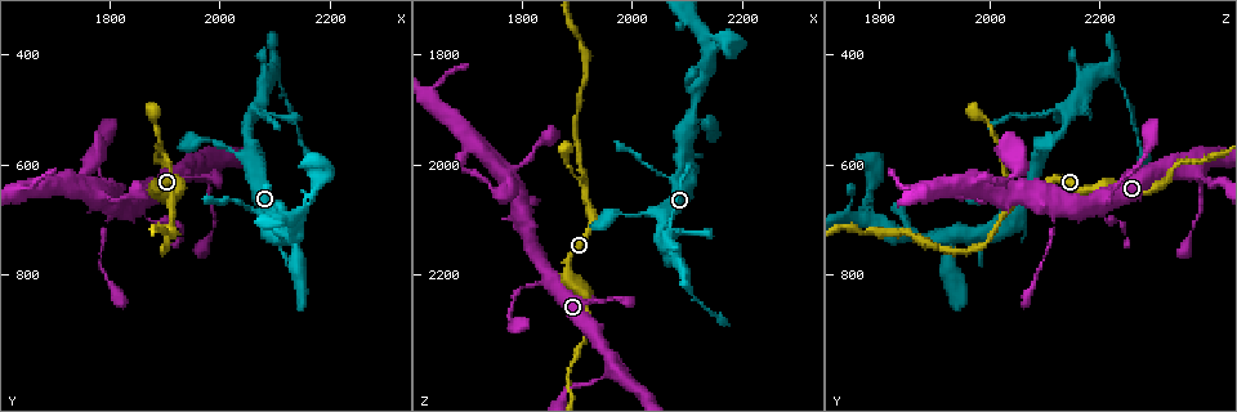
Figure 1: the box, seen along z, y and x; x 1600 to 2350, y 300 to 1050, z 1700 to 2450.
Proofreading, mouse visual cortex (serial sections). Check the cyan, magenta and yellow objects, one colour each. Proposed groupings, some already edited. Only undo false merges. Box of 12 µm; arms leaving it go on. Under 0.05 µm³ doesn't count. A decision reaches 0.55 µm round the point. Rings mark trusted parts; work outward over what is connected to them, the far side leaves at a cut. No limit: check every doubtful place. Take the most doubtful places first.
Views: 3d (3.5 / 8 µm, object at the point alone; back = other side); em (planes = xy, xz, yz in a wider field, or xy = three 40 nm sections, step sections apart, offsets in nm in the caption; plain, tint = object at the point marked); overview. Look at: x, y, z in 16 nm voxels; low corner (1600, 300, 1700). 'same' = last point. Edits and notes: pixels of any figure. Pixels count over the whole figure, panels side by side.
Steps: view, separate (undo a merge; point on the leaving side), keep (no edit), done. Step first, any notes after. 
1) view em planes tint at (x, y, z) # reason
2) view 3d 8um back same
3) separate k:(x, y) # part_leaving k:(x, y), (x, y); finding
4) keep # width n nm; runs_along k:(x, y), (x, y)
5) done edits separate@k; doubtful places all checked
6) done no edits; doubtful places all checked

view 3d 8um at (1915, 670, 2040) # three arms meet

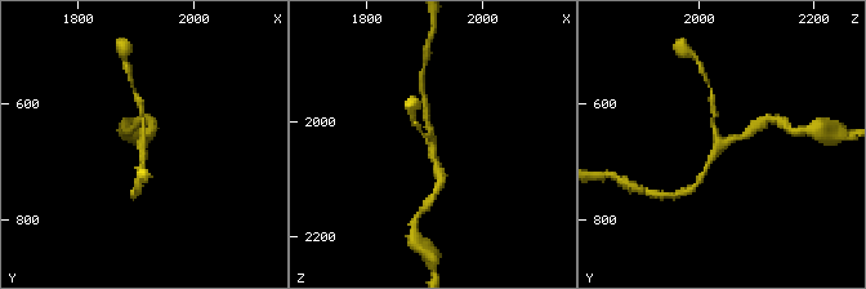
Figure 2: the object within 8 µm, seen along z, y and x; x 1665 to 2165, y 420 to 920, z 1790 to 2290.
view 3d 3.5um at (1910, 665, 2050)

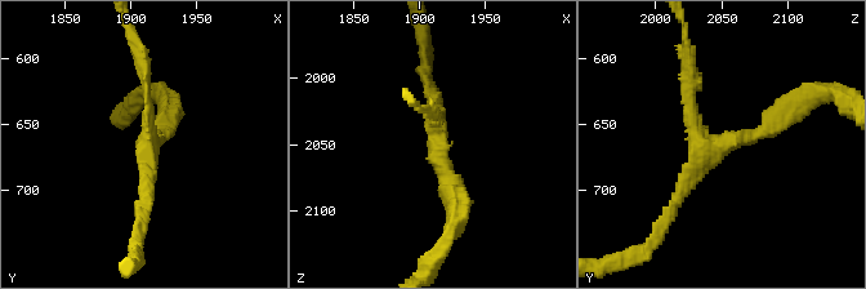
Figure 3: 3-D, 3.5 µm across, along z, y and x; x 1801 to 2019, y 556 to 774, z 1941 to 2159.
view em xy step 5 tint at (1912, 666, 2046) # arms 3; arm_widths 100, 200, 250 nm

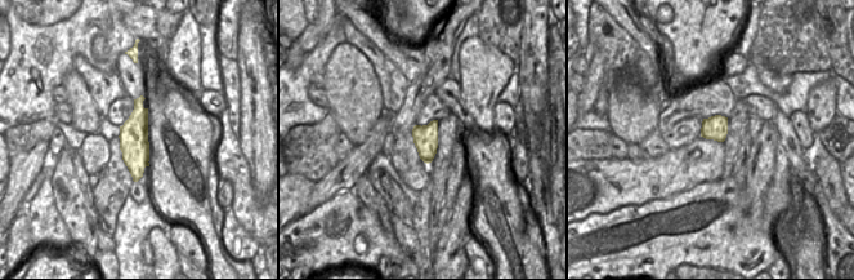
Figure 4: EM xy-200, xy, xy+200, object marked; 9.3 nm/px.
keep # runs_along 4:(139, 101), (135, 128), (135, 177); all the same cell

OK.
view 3d 3.5um at (2065, 500, 2135) # a fork

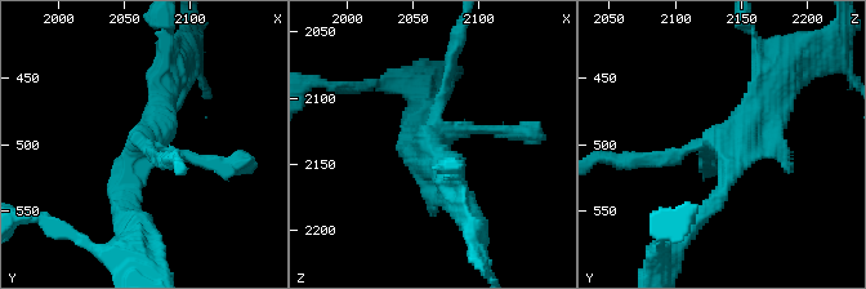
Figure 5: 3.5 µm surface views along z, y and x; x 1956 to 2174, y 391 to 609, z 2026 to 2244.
keep # runs_along 5:(700, 218), (776, 80); one cell here

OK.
view 3d 8um back at (2100, 435, 2210) # a fork

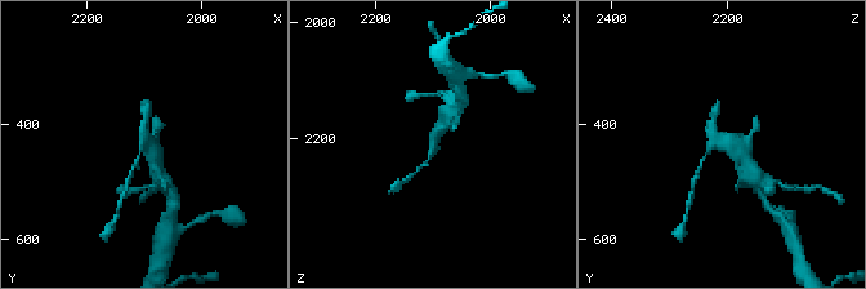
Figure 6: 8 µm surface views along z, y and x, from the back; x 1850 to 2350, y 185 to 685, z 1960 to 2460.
view 3d 3.5um at (2100, 440, 2215)

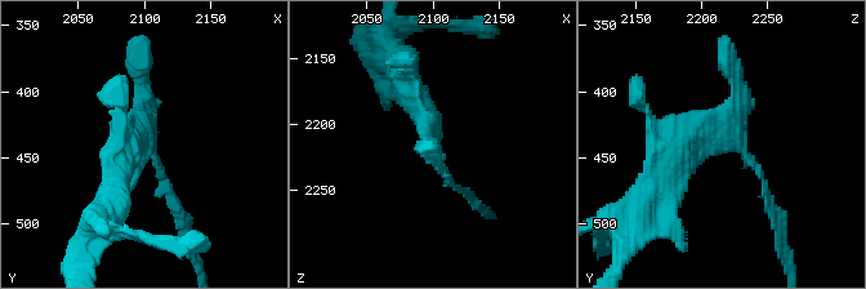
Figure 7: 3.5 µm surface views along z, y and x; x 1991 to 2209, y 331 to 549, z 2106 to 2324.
view em xy step 1 tint at (2100, 436, 2212) # now the EM

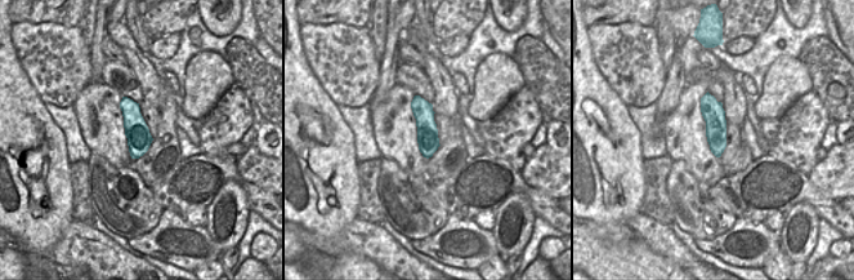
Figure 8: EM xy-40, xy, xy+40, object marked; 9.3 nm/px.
keep # runs_along 7:(404, 76), (459, 189); all the same cell

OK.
done no edits; doubtful places all checked

